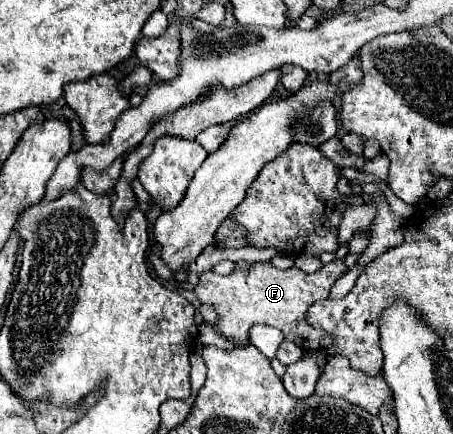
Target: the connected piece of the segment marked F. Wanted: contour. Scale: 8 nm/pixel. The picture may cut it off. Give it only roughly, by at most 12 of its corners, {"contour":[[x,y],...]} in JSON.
{"contour":[[343,260],[313,274],[253,264],[205,270],[193,288],[221,336],[247,344],[253,324],[305,352],[331,336],[307,324]]}

